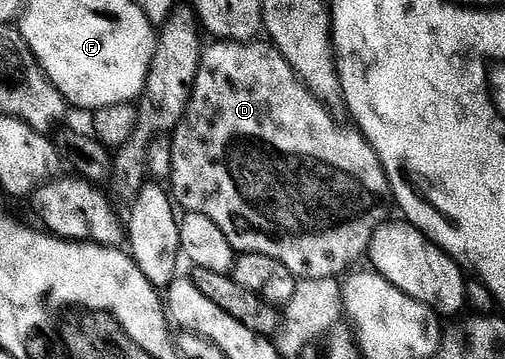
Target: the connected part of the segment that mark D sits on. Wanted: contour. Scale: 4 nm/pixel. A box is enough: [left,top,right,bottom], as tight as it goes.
[170,41,392,279]

